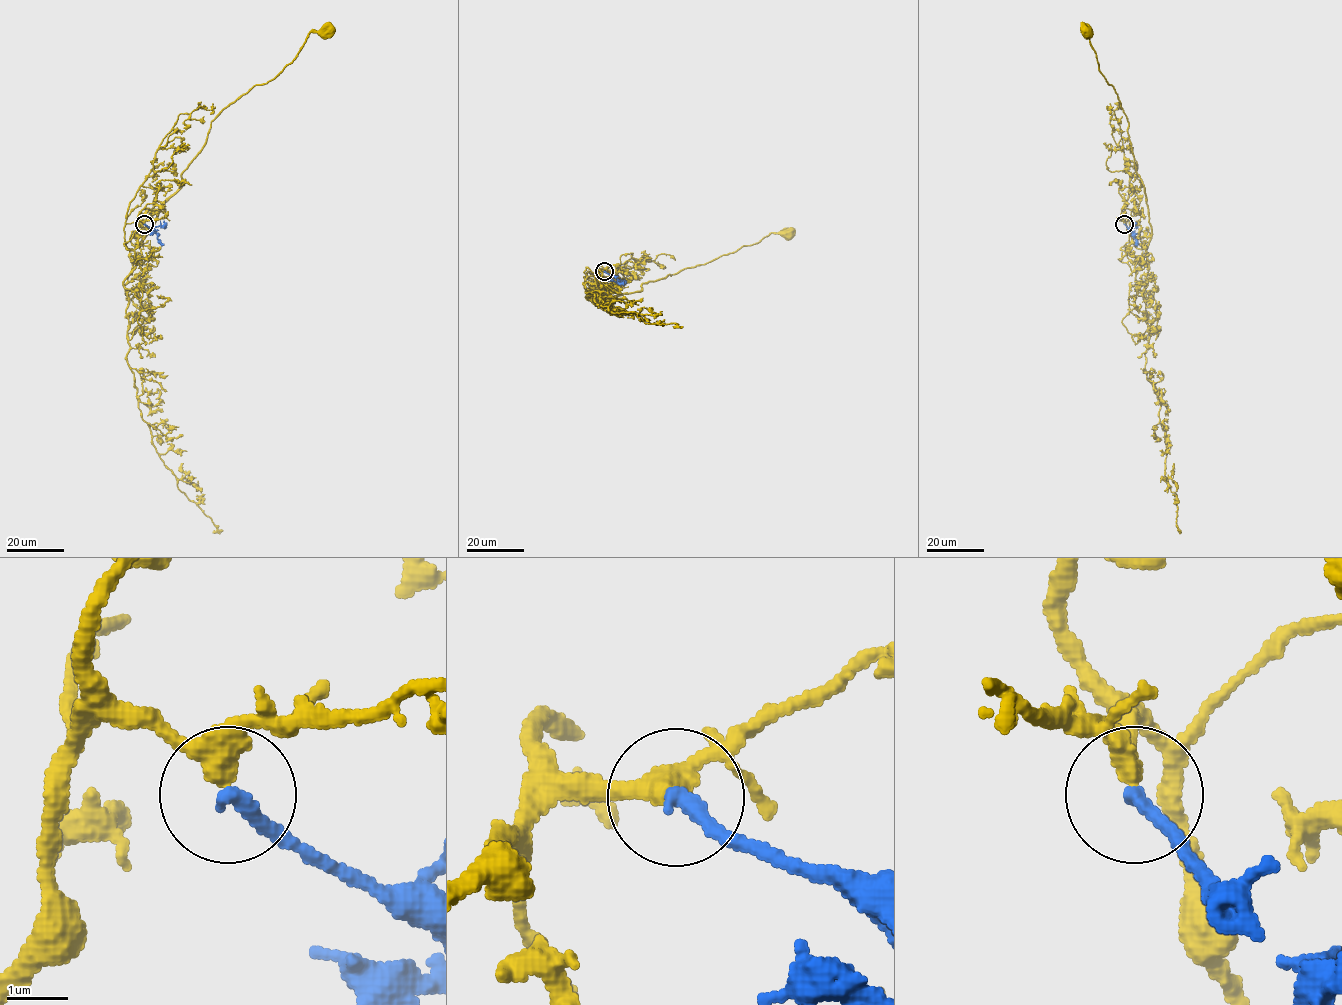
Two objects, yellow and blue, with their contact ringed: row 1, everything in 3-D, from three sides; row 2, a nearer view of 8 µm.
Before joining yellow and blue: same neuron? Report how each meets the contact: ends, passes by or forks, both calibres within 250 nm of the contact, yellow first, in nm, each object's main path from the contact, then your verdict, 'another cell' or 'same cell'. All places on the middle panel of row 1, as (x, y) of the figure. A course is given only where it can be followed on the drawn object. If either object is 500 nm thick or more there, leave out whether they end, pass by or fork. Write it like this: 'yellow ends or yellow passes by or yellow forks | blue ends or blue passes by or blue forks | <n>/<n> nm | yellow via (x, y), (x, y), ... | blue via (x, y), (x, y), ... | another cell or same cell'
yellow passes by | blue ends | 320/280 nm | yellow via (604, 271), (589, 275), (586, 282), (603, 297), (611, 298), (733, 253), (771, 233), (788, 236), (789, 232) | blue via (604, 271), (624, 284) | same cell

